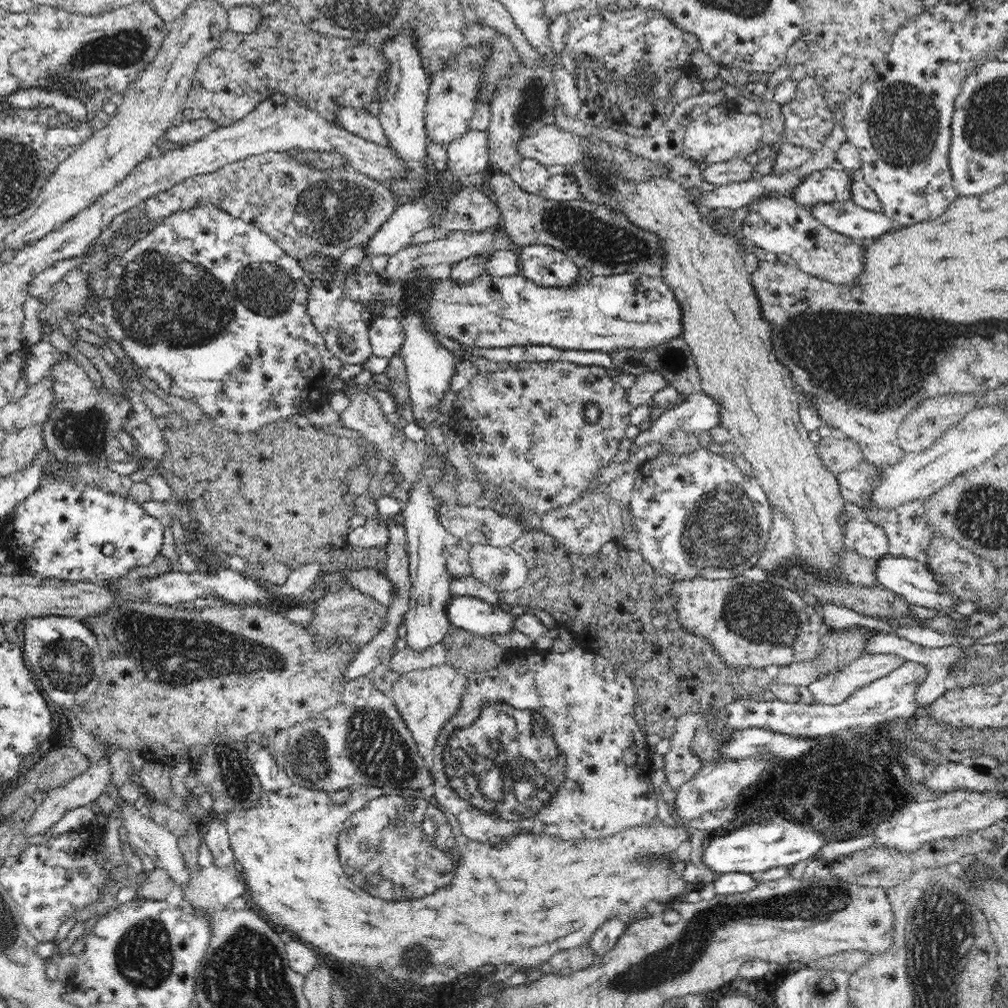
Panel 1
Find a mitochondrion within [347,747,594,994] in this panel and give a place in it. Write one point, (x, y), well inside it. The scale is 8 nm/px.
(417, 957)

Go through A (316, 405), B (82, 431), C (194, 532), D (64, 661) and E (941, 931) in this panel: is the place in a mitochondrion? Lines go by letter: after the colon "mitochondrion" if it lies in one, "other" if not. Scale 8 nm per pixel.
A: other
B: mitochondrion
C: other
D: mitochondrion
E: mitochondrion

